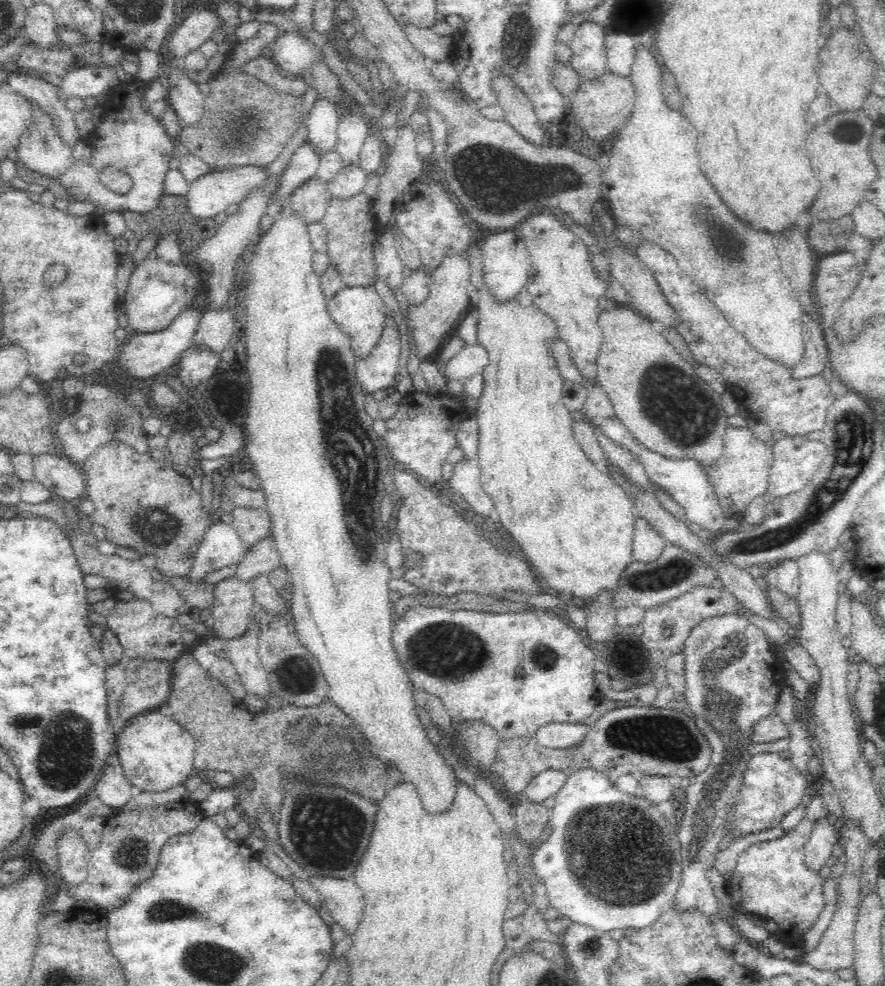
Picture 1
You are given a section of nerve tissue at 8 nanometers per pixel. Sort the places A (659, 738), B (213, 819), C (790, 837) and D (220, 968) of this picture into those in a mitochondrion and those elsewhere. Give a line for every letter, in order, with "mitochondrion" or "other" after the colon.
A: mitochondrion
B: other
C: other
D: mitochondrion

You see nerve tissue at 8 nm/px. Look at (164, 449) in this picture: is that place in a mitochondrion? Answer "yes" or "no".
no

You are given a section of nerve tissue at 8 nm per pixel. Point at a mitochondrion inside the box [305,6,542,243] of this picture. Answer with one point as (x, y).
(515, 34)

